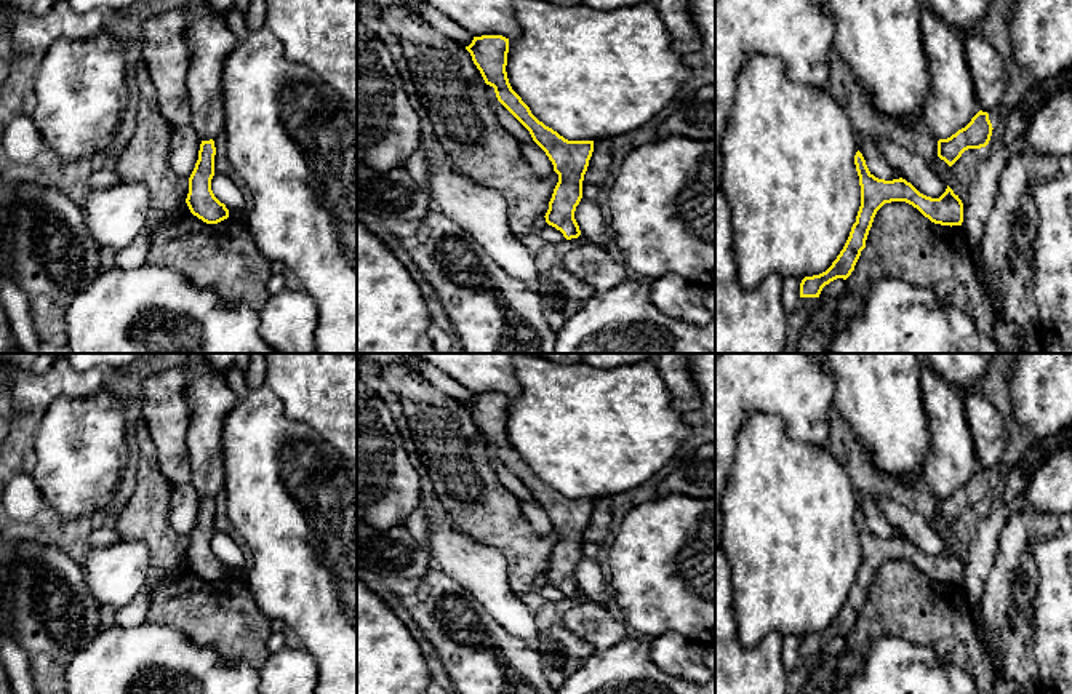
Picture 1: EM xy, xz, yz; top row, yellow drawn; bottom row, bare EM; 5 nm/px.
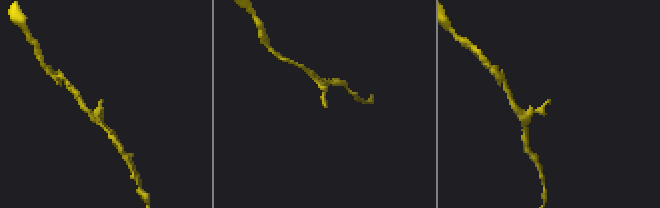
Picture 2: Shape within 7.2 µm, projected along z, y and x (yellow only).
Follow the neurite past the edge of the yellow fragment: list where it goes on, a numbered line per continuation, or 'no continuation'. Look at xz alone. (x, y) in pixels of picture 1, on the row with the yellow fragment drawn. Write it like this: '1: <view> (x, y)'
no continuation

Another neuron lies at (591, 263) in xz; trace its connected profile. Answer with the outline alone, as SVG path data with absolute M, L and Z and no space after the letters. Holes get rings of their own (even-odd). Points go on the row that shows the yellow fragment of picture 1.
M595 243L579 245L566 253L563 267L589 283L597 293L605 293L632 280L624 262L614 261L606 249Z

